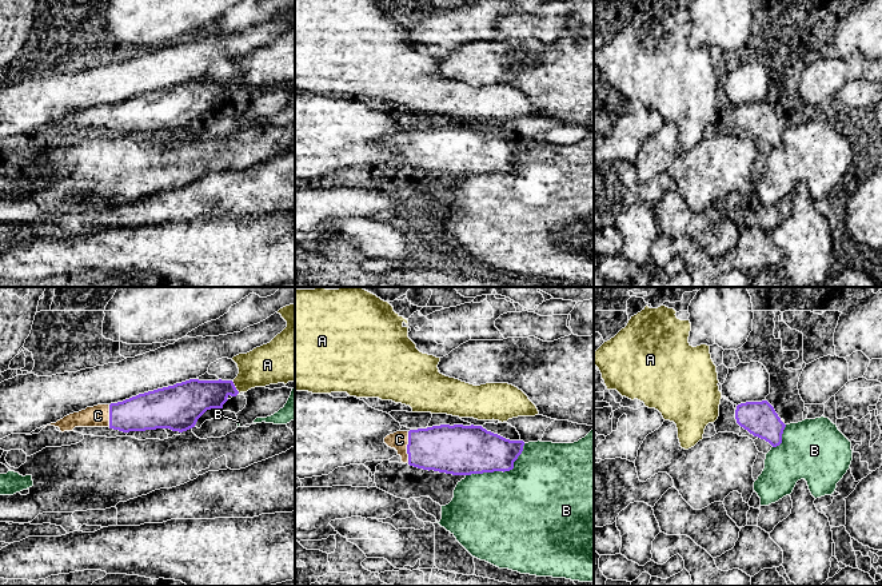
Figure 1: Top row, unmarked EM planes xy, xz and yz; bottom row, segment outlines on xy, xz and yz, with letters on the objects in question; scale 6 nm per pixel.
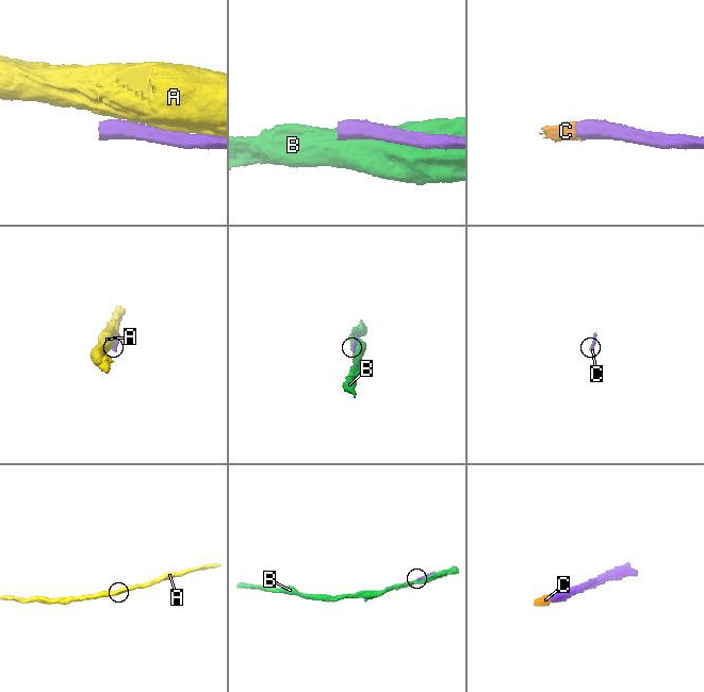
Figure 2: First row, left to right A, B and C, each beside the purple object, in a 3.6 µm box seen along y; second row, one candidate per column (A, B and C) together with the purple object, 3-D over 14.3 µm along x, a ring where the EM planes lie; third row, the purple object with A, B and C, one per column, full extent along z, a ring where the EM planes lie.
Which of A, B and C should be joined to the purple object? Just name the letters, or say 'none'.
C

